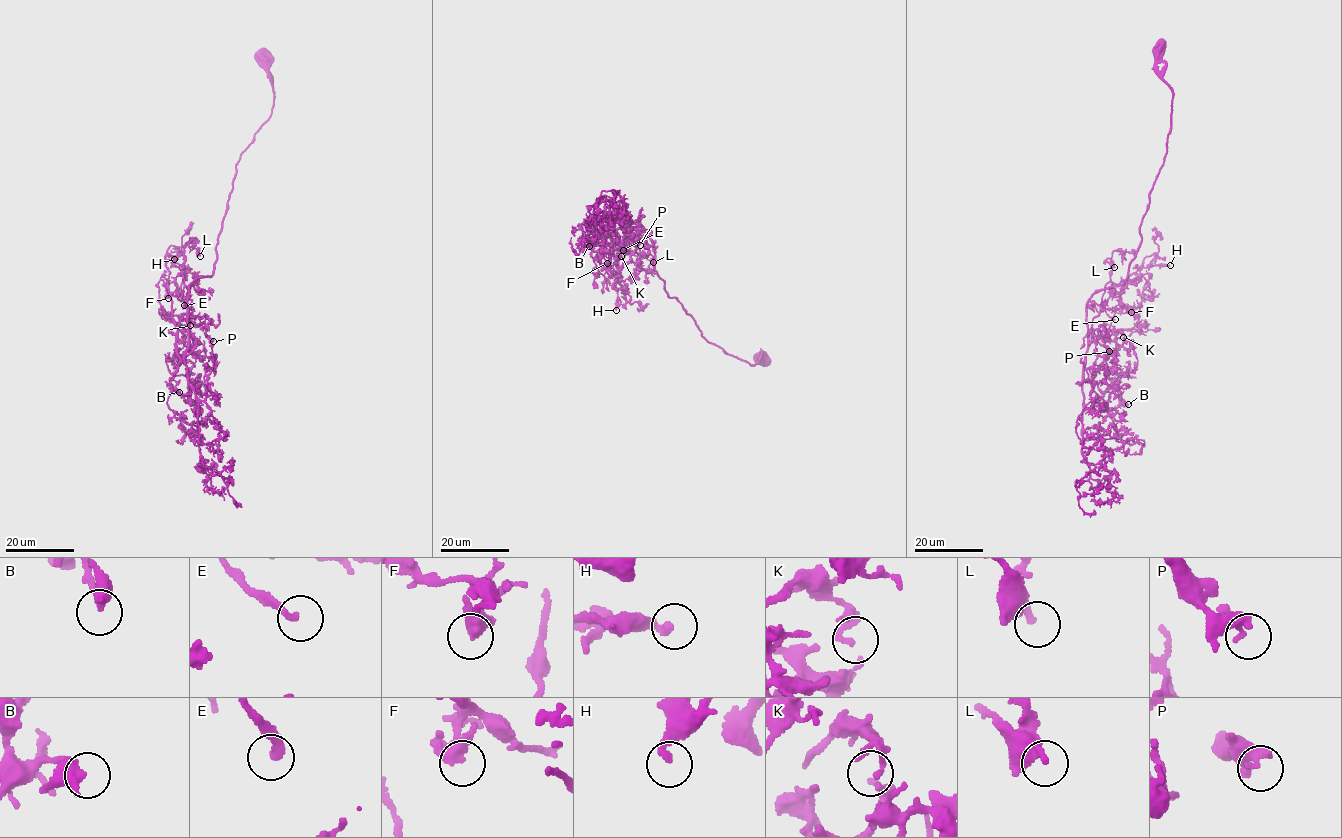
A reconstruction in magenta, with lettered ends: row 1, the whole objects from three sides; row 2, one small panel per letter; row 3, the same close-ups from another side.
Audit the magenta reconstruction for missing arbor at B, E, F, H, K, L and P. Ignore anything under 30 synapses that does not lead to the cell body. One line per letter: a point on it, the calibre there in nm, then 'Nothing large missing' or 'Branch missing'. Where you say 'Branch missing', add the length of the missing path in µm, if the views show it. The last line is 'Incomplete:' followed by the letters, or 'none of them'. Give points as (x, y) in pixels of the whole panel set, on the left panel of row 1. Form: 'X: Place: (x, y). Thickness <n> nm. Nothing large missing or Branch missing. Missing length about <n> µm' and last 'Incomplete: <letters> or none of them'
B: Place: (179, 392). Thickness 380 nm. Branch missing. Missing length about 7 µm
E: Place: (184, 305). Thickness 240 nm. Branch missing. Missing length about 15 µm
F: Place: (168, 298). Thickness 320 nm. Nothing large missing
H: Place: (174, 259). Thickness 220 nm. Nothing large missing
K: Place: (190, 325). Thickness 110 nm. Nothing large missing
L: Place: (200, 256). Thickness 320 nm. Nothing large missing
P: Place: (213, 341). Thickness 280 nm. Nothing large missing
Incomplete: B, E

